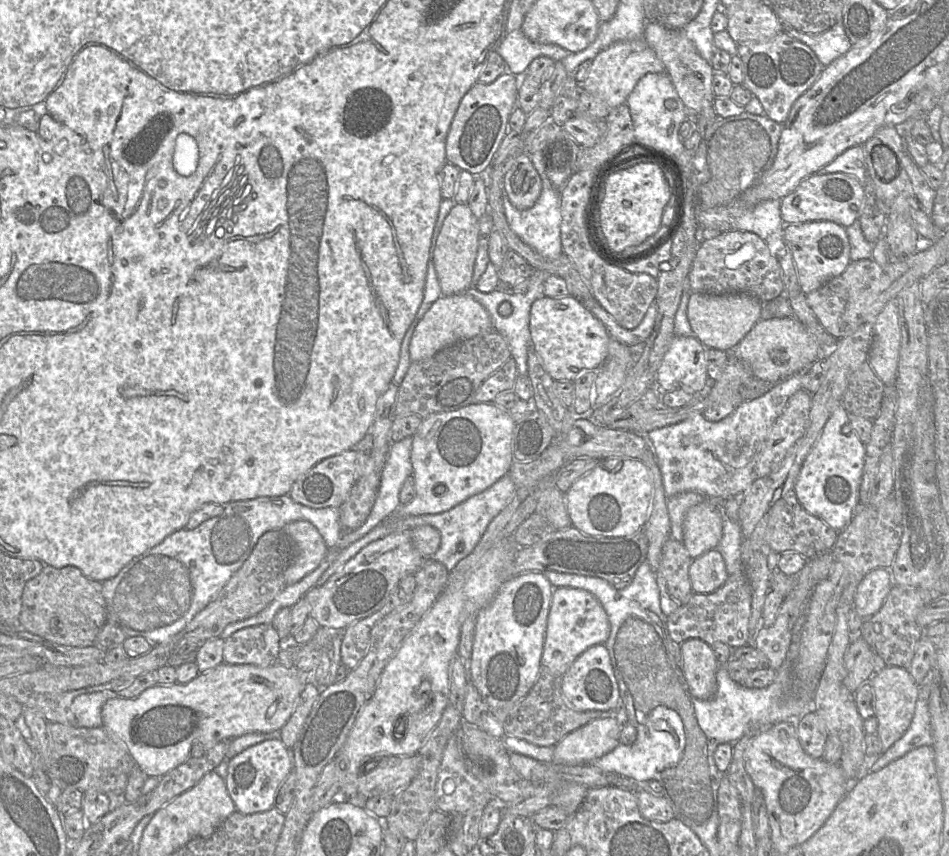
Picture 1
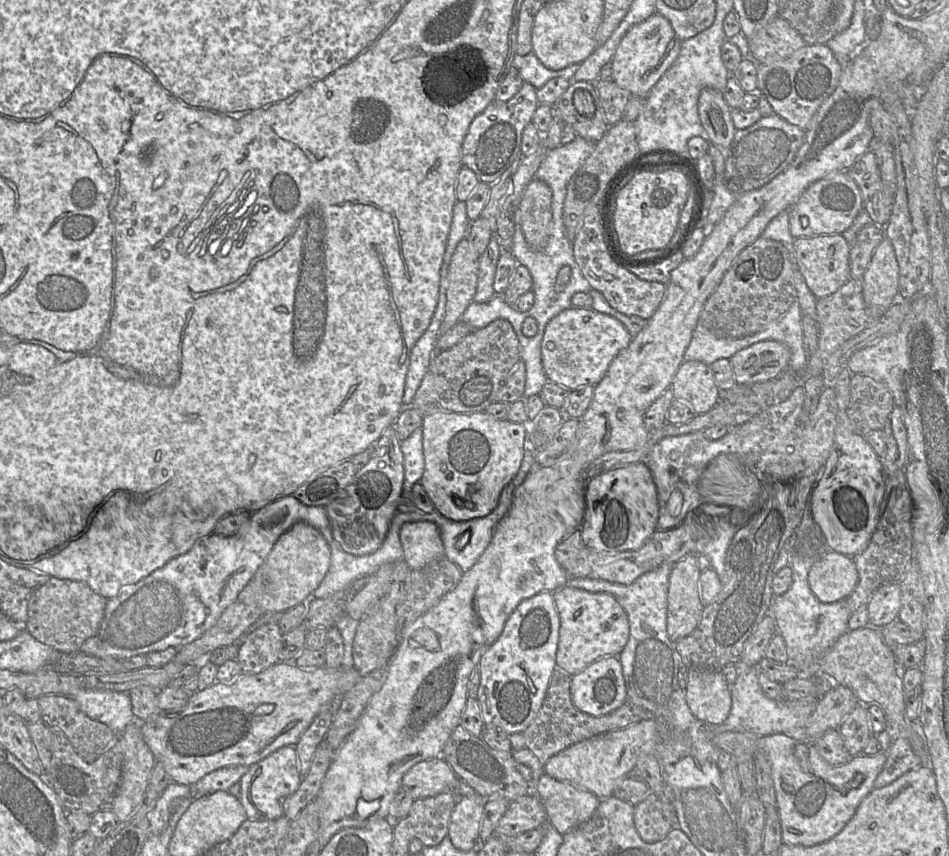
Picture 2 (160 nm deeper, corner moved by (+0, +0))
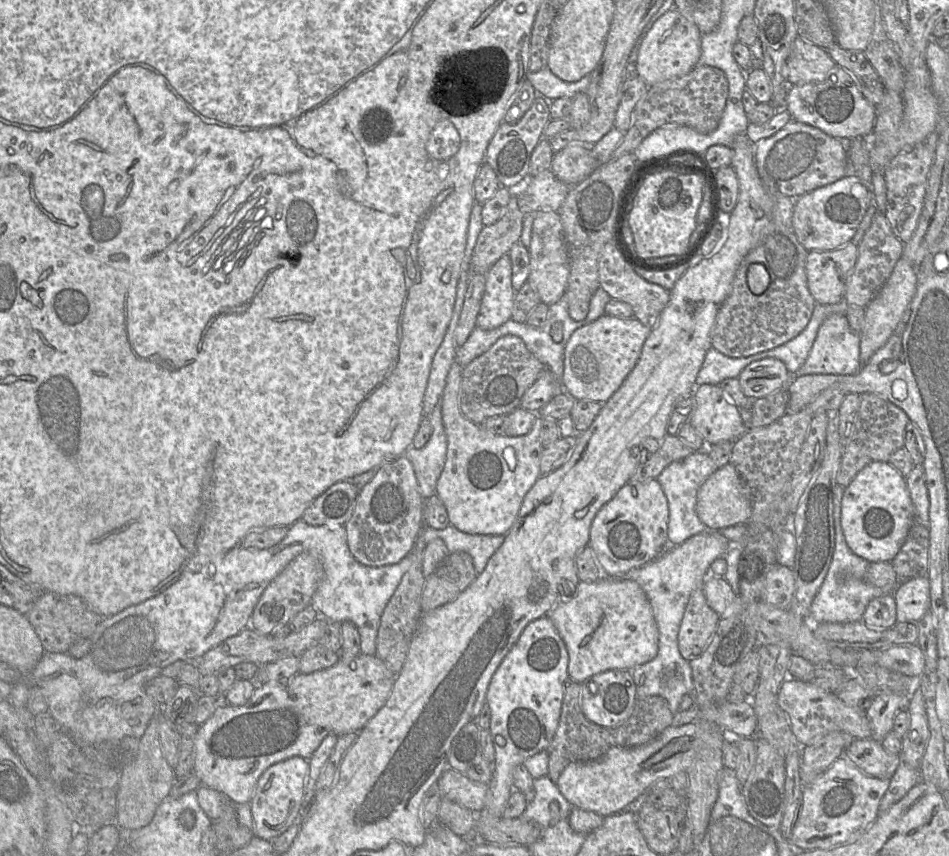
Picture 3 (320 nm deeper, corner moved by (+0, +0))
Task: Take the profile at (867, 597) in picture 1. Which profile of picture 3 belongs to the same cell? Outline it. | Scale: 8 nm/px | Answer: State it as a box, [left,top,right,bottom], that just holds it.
[894,577,930,623]

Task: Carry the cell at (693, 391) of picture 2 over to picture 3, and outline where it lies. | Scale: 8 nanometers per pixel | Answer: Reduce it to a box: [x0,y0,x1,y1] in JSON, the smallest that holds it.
[689,385,746,446]

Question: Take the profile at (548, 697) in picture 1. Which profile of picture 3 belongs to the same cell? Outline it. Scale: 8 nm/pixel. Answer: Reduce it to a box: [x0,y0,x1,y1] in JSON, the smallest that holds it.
[546,678,673,784]

